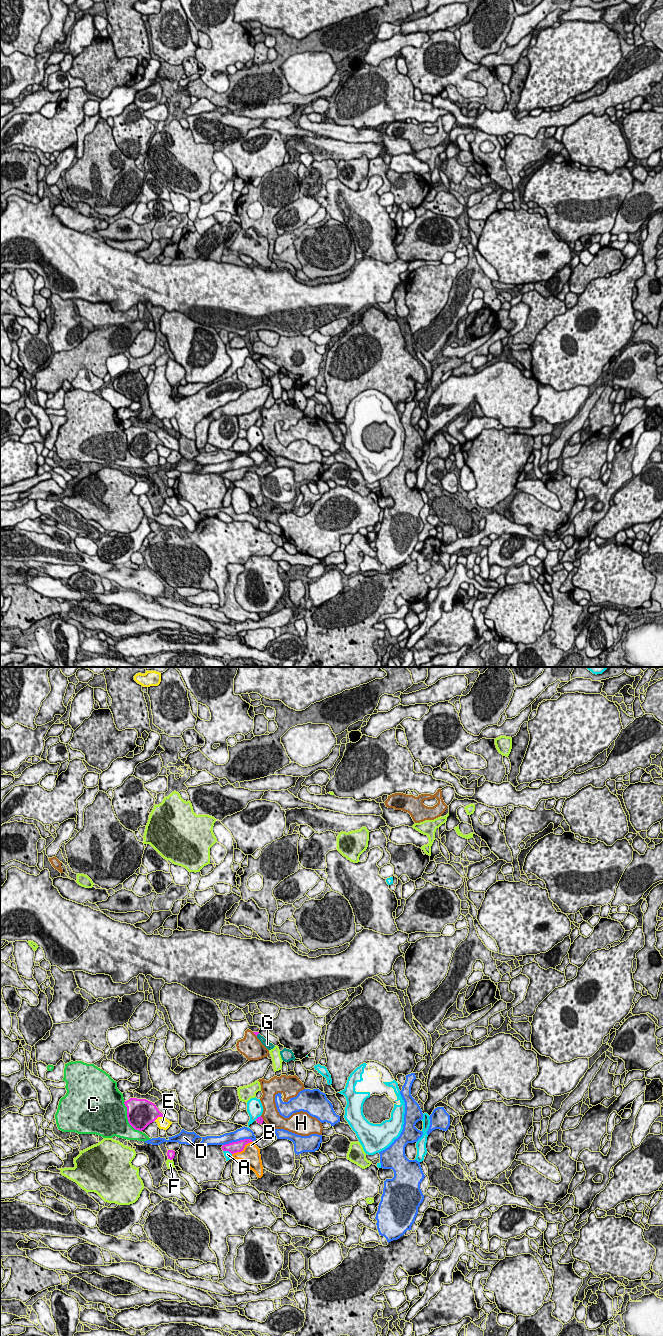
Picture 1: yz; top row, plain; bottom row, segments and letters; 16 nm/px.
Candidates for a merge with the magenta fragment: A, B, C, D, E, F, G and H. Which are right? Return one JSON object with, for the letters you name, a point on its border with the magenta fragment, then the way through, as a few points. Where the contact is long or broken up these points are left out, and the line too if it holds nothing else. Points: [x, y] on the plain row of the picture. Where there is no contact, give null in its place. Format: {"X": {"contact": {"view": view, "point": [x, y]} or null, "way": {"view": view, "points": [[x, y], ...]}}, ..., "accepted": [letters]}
{"G": {"contact": {"view": "yz", "point": [257, 362]}, "way": {"view": "yz", "points": [[256, 361], [257, 362], [267, 372]]}}, "accepted": ["G"]}

